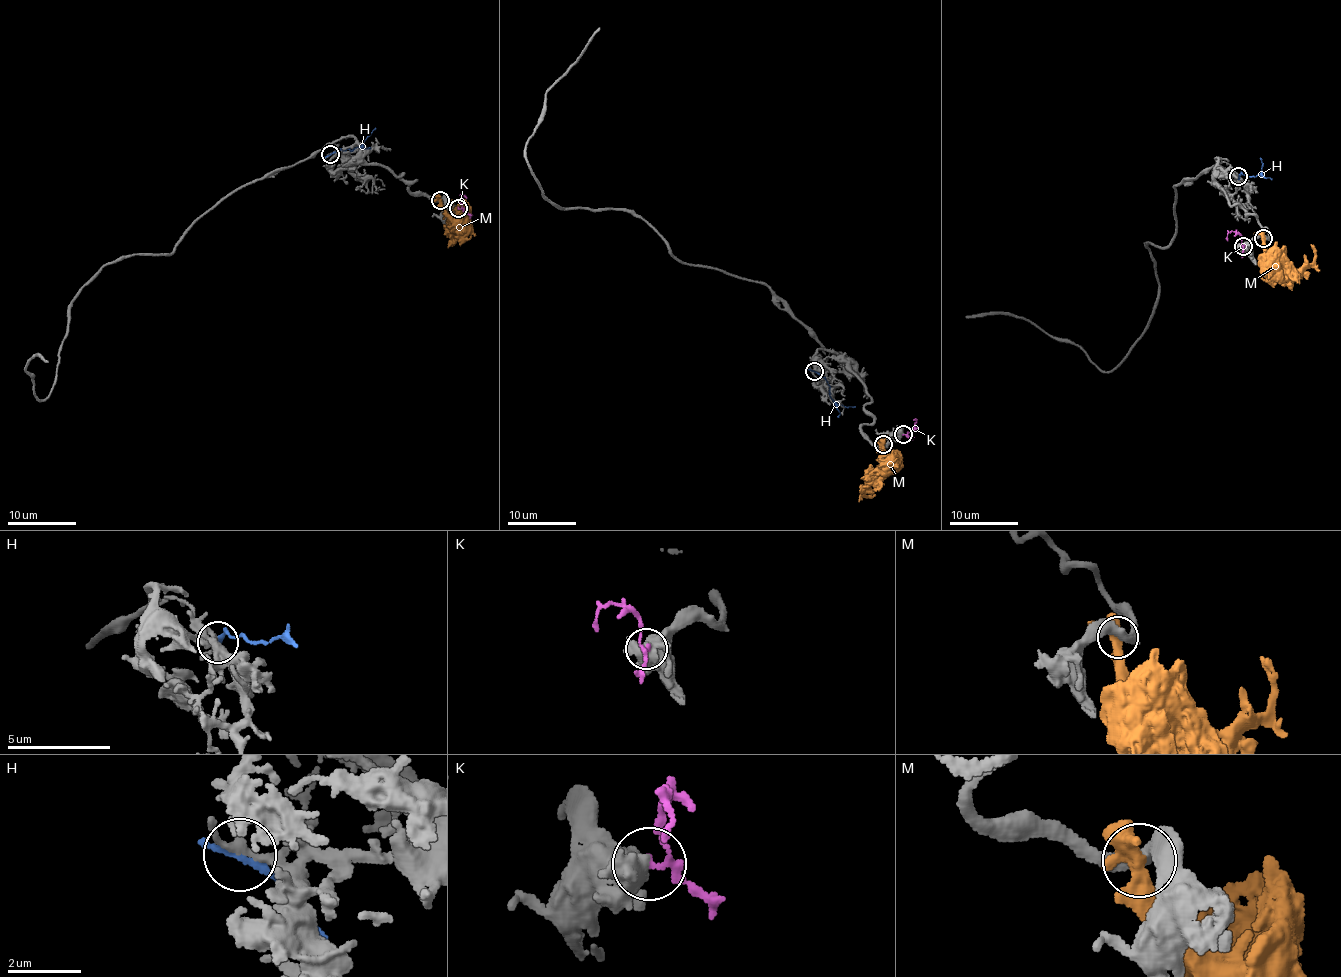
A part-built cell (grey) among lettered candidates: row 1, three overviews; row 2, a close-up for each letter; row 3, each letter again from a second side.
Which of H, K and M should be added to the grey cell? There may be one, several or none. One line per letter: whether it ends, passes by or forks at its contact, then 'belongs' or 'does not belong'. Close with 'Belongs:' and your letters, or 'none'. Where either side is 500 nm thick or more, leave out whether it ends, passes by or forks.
H: it ends | does not belong
K: it passes by | does not belong
M: it forks | does not belong
Belongs: none

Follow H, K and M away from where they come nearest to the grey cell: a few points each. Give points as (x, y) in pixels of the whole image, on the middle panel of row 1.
H: (814, 371), (829, 385), (832, 400), (855, 408)
K: (902, 434), (914, 429), (916, 419), (913, 420)
M: (883, 444), (888, 468), (865, 495), (874, 492)

